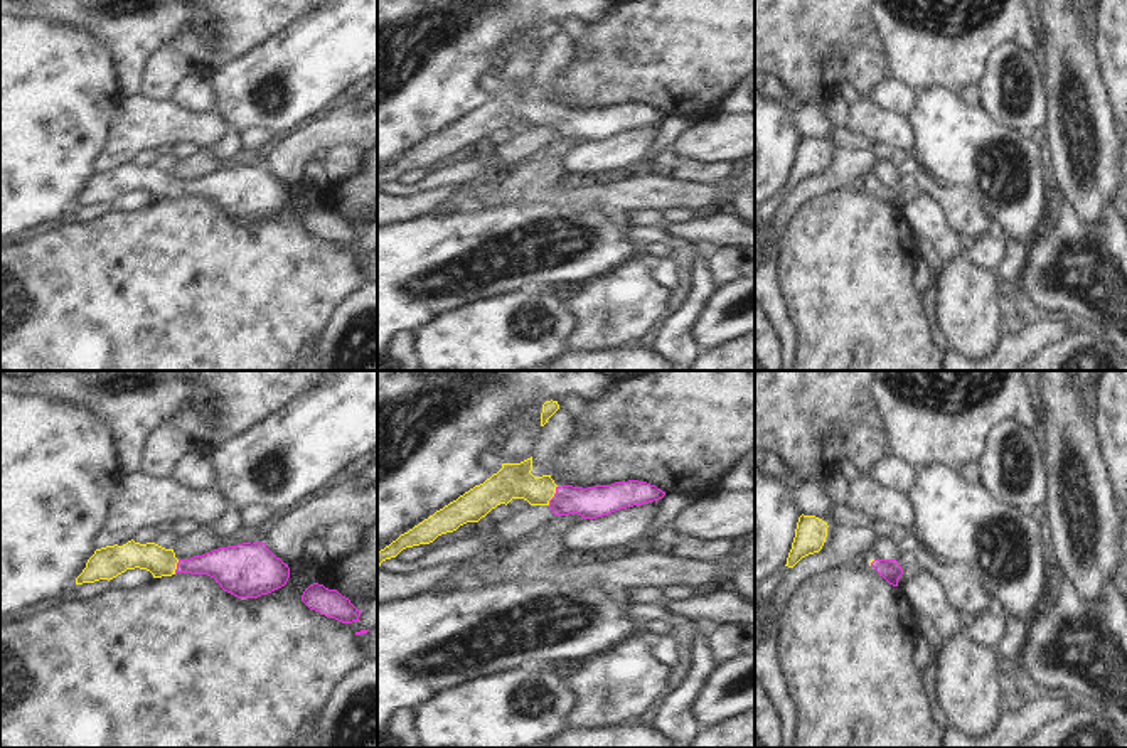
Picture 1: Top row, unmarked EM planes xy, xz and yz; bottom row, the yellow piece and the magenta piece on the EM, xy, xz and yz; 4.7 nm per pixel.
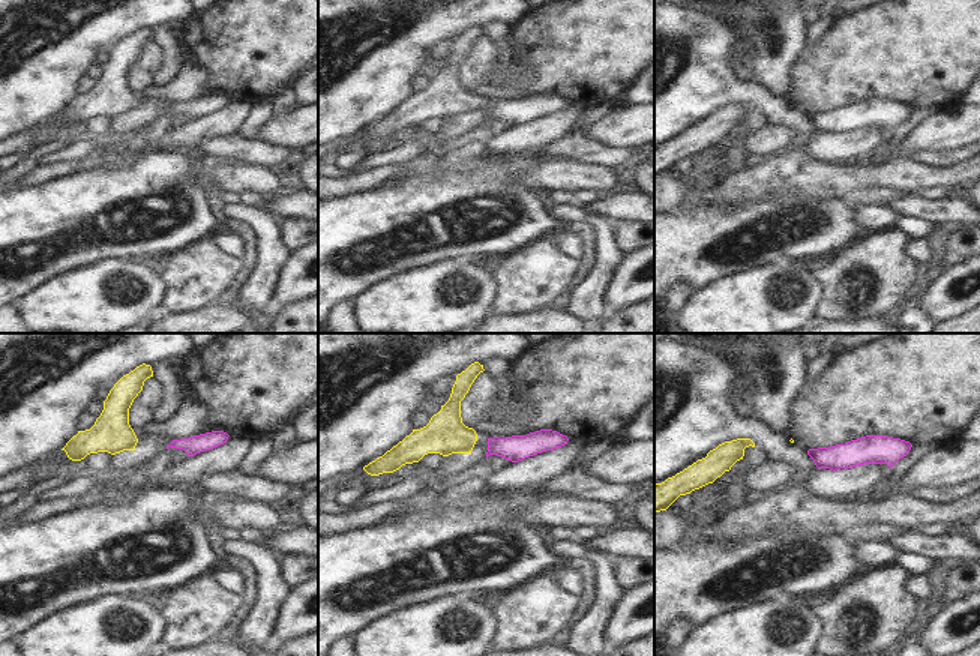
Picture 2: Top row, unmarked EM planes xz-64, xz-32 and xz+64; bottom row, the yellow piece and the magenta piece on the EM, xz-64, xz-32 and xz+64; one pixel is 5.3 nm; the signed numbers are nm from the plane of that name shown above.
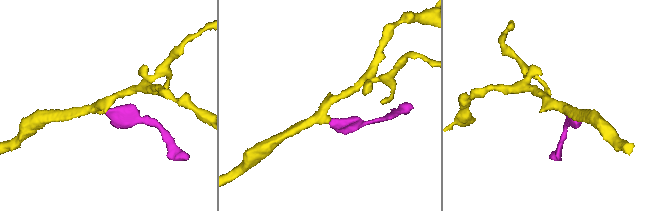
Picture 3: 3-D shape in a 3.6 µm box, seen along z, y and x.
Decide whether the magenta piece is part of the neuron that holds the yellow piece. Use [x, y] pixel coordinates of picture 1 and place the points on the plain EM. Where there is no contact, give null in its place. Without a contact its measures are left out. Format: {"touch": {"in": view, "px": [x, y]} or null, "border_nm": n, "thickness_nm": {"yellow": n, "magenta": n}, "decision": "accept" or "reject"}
{"touch": {"in": "xz", "px": [553, 118]}, "border_nm": 100, "thickness_nm": {"yellow": 180, "magenta": 150}, "decision": "accept"}

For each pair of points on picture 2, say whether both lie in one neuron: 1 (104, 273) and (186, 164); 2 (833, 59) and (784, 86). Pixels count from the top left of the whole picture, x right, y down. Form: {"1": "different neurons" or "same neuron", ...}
{"1": "different neurons", "2": "different neurons"}

